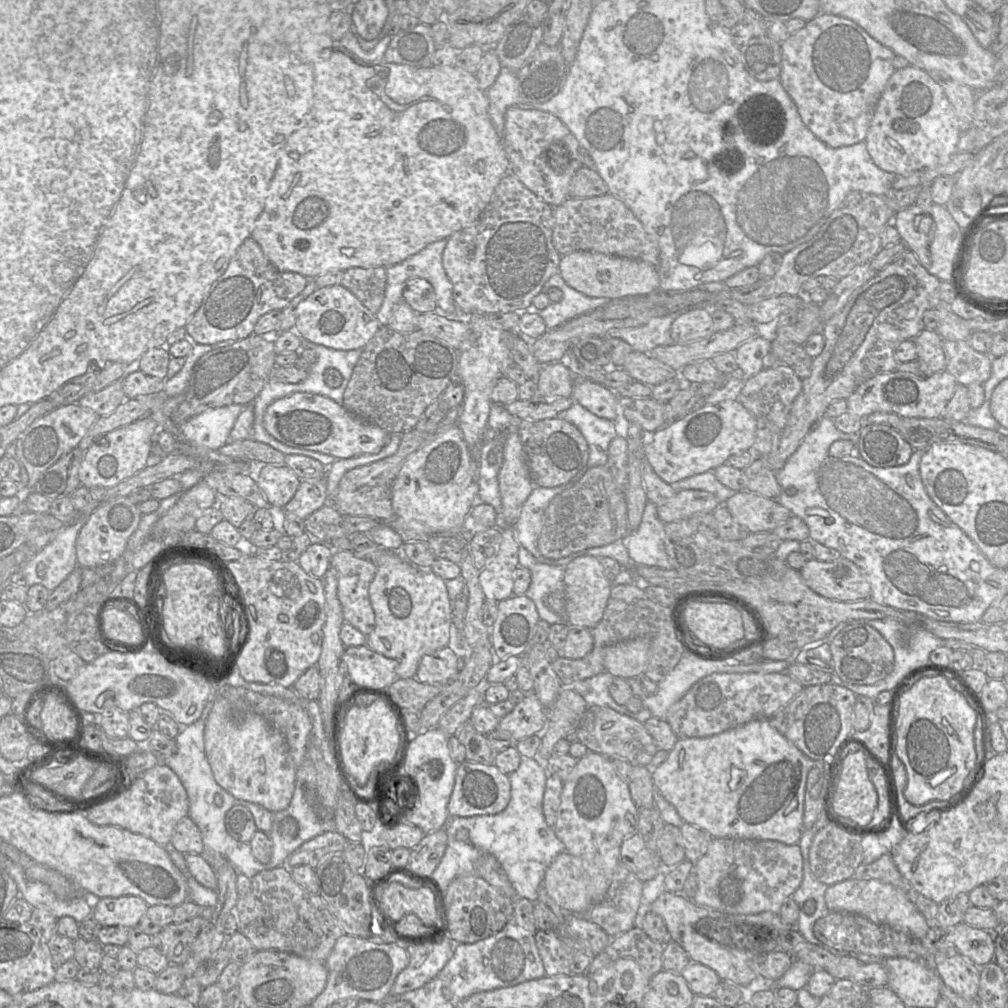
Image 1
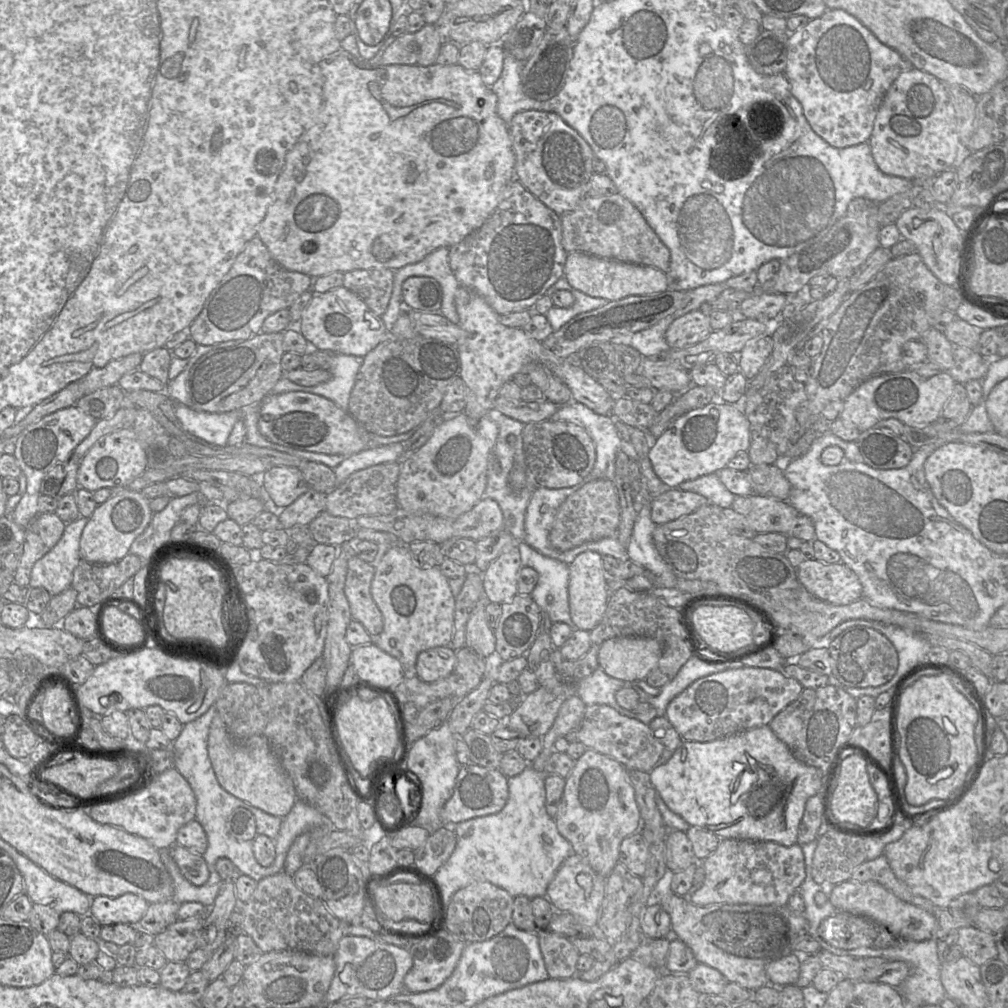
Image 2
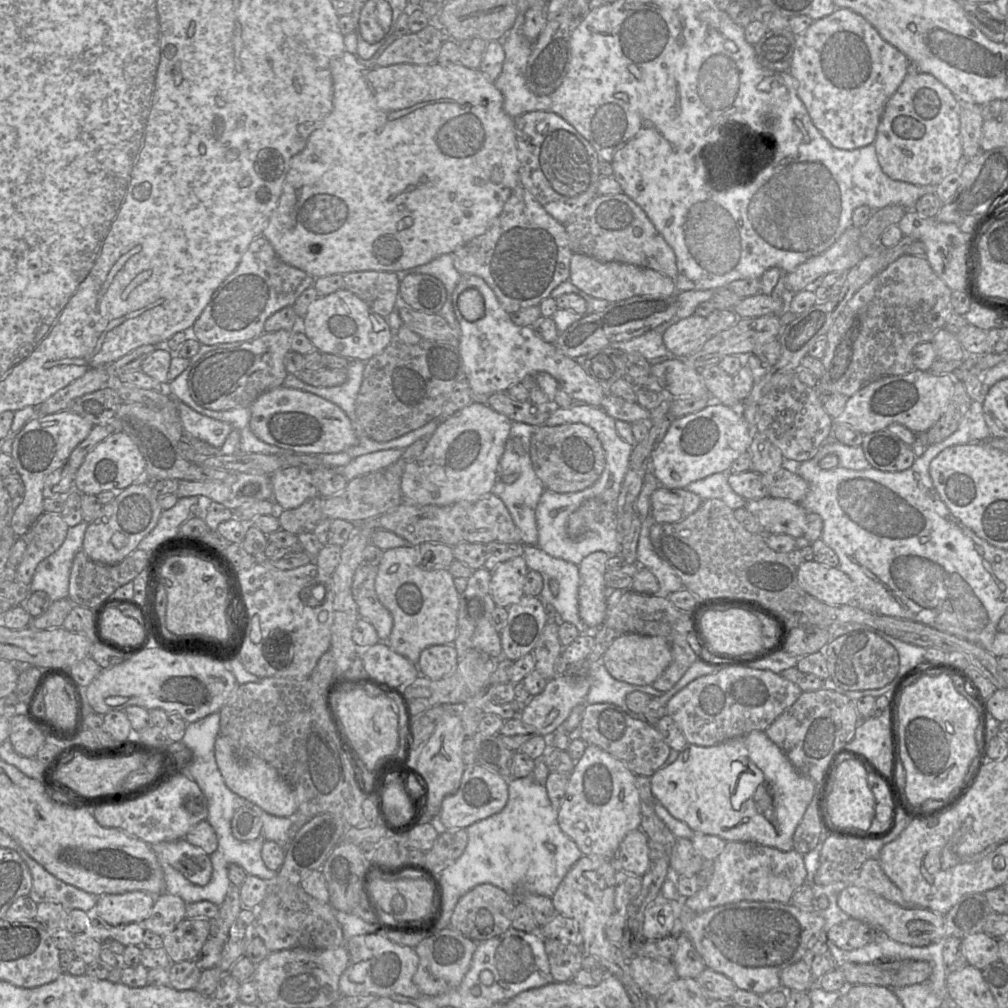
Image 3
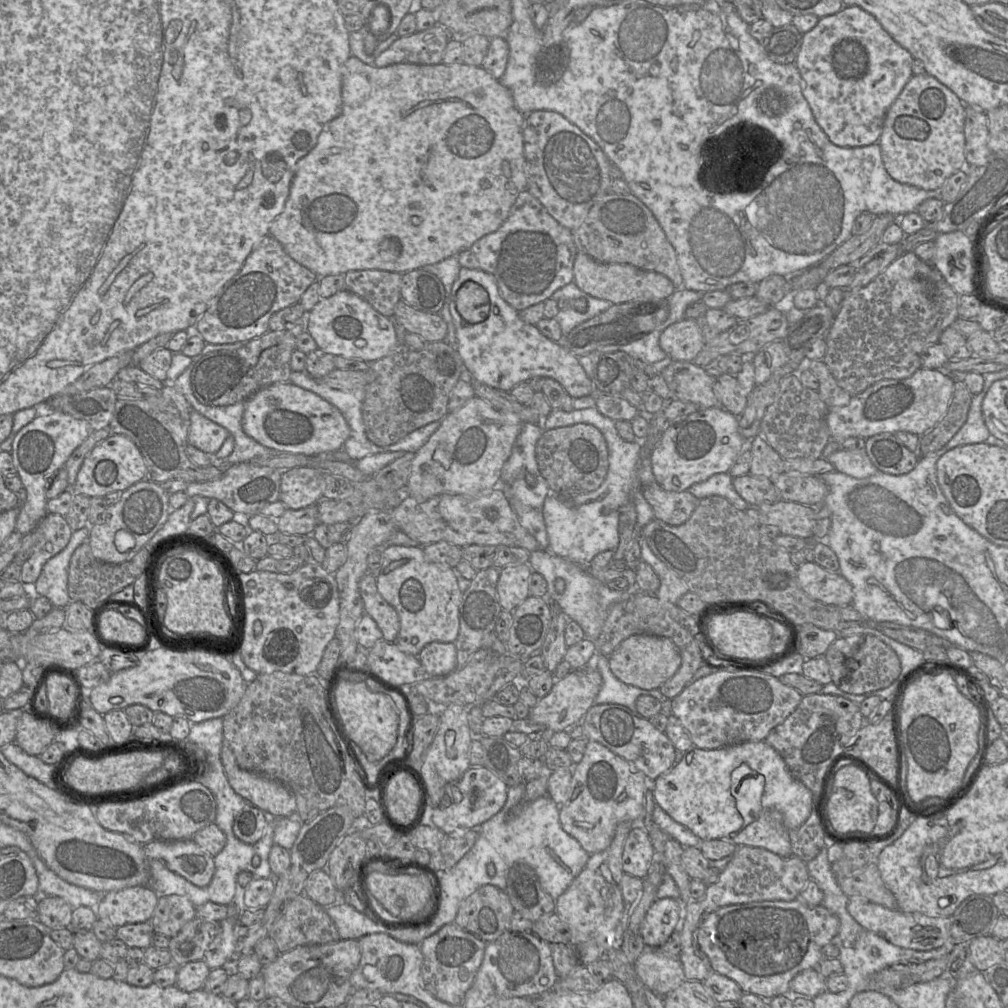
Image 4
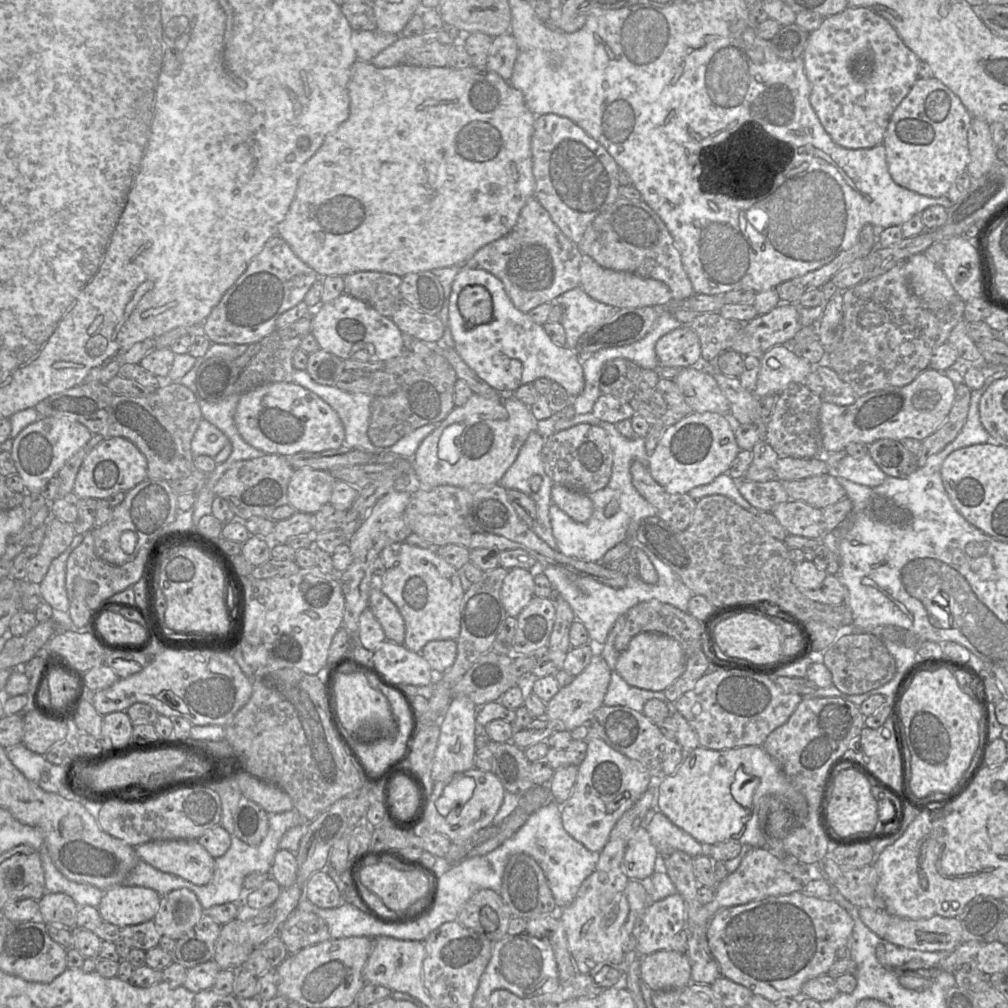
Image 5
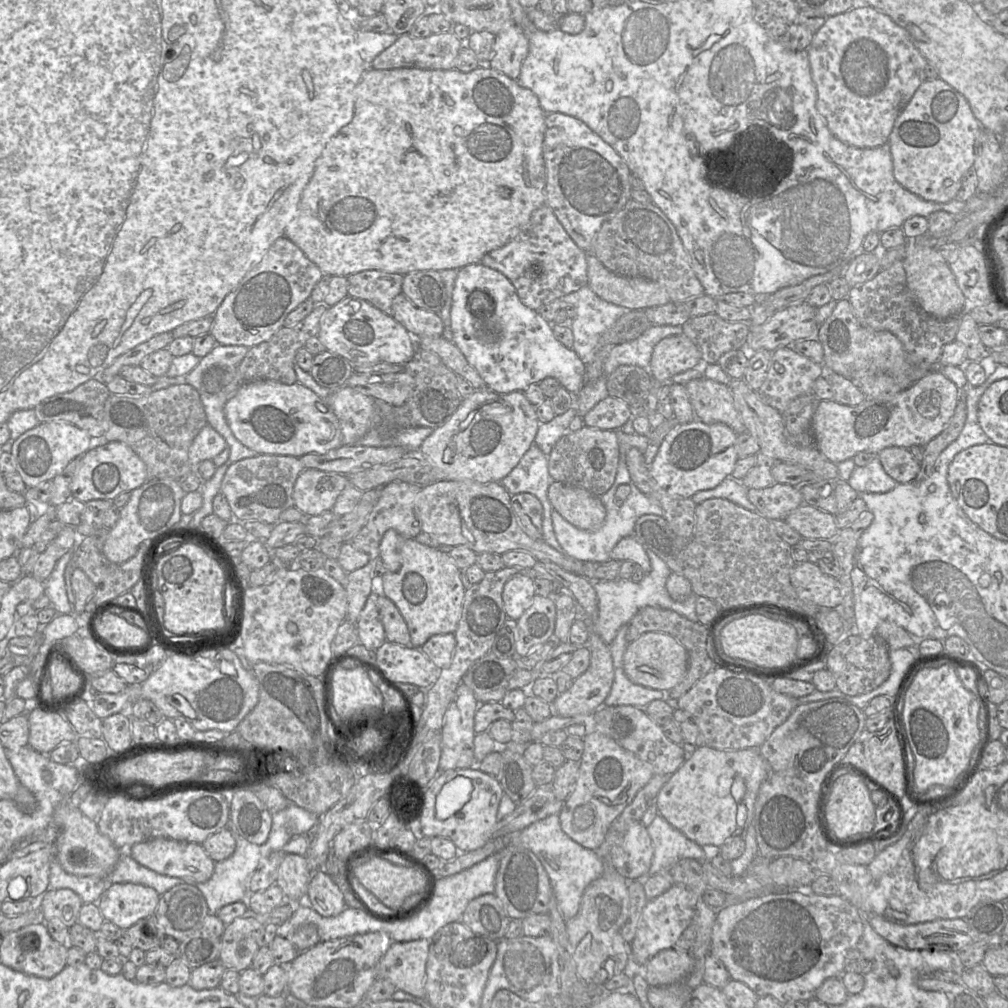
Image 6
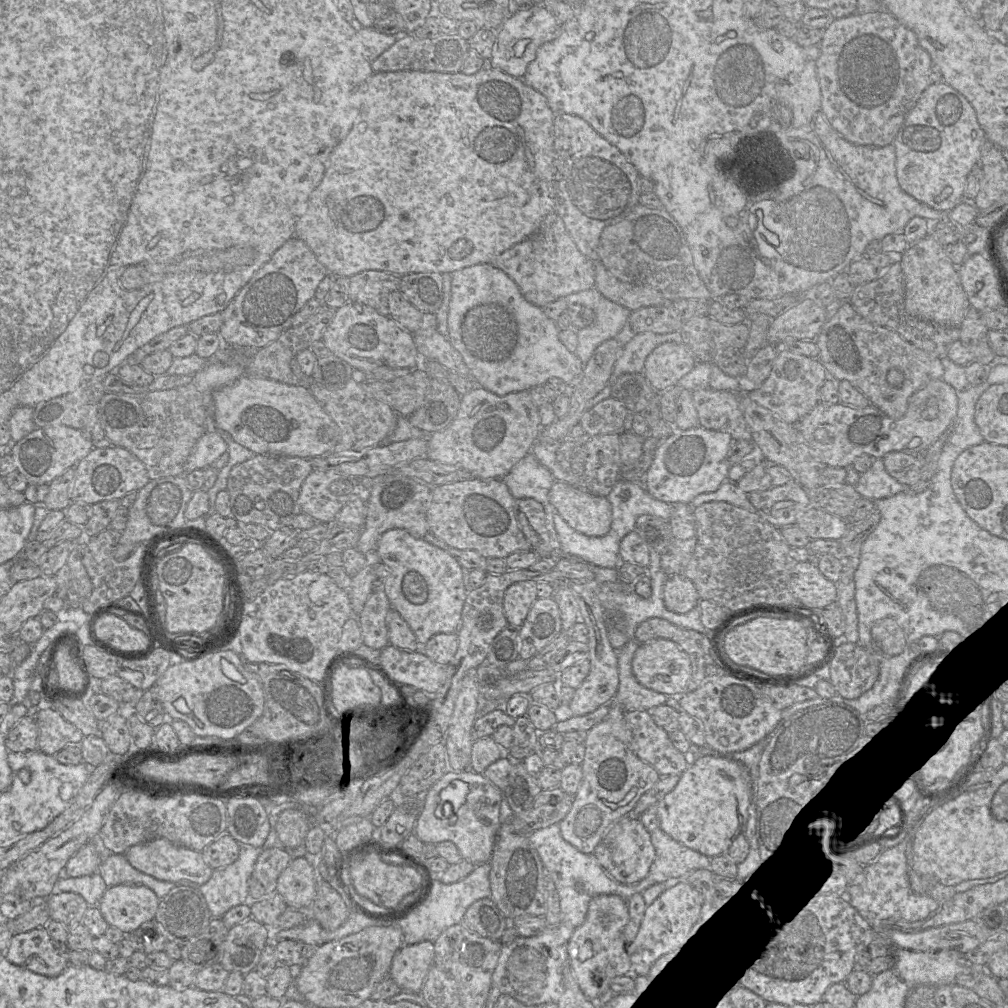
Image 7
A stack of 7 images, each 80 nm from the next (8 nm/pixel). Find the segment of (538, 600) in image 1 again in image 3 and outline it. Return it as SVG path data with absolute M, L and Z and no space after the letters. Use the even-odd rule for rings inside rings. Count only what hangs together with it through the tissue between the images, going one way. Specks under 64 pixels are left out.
M524 545L524 560L529 570L542 575L543 589L540 600L551 603L564 622L572 623L581 633L591 631L581 620L578 608L579 569L578 565L555 558L543 551L538 545ZM555 579L559 583L558 595L553 595L549 582Z

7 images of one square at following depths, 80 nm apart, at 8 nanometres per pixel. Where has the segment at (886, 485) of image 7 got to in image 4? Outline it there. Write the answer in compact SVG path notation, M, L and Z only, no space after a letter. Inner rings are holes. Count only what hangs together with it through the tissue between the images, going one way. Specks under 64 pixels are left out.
M841 448L825 459L833 465L835 471L857 479L870 477L879 471L869 459L866 450Z

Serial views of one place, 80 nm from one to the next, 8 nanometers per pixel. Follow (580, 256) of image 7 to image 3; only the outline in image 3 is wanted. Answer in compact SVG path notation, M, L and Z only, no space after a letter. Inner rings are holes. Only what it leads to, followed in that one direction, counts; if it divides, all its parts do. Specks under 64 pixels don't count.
M519 184L491 226L483 234L449 254L452 254L454 266L461 275L482 278L495 293L501 307L512 314L539 305L558 285L569 280L573 251L565 226L555 220L533 195Z

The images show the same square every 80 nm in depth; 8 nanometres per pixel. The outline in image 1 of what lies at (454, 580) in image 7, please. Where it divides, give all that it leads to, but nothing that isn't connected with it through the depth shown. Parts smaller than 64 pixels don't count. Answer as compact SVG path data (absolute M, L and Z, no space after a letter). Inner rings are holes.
M394 552L390 554L389 558L387 558L386 563L383 565L377 566L377 572L375 578L370 584L369 587L369 597L372 608L375 614L375 627L373 631L367 636L366 645L372 649L373 651L387 657L390 659L394 659L397 661L396 674L398 678L414 678L419 666L419 663L422 657L426 654L430 654L439 649L447 647L450 642L451 637L451 624L452 624L452 604L453 601L450 600L448 591L446 588L445 581L432 572L430 569L420 569L413 564L411 564L408 560L406 560L402 553Z

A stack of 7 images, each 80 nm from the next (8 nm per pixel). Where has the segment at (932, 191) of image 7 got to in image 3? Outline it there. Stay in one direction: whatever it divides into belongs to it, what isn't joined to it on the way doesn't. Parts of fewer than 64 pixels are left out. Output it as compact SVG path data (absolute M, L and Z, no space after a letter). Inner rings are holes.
M930 74L905 76L885 106L873 143L879 164L888 177L914 185L937 186L957 170L963 157L958 101Z

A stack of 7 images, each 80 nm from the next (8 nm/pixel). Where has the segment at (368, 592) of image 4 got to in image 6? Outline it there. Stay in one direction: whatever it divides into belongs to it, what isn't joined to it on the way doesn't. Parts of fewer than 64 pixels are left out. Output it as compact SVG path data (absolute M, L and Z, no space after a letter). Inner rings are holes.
M379 595L377 606L388 642L411 646L407 624L396 605L384 595Z

